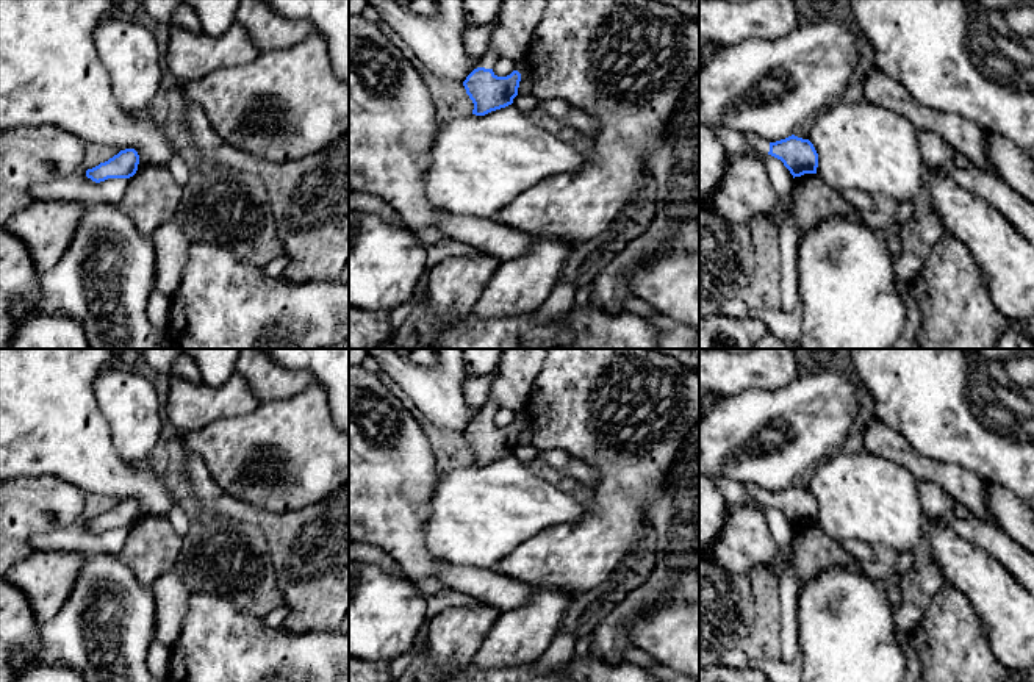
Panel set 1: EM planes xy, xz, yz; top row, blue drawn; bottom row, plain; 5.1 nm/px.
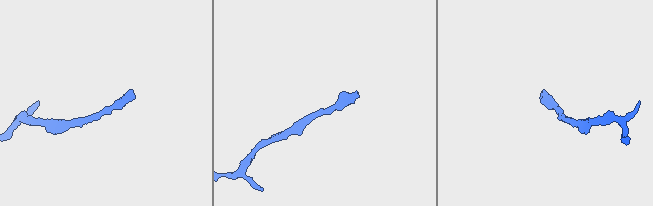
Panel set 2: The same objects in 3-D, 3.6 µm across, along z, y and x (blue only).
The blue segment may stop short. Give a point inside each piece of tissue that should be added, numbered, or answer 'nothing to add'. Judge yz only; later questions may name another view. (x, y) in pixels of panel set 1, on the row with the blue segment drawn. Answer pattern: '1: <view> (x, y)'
1: yz (759, 144)

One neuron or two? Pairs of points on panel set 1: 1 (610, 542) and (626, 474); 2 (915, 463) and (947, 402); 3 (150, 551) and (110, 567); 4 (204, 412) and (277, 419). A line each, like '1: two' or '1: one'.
1: one
2: two
3: two
4: two

